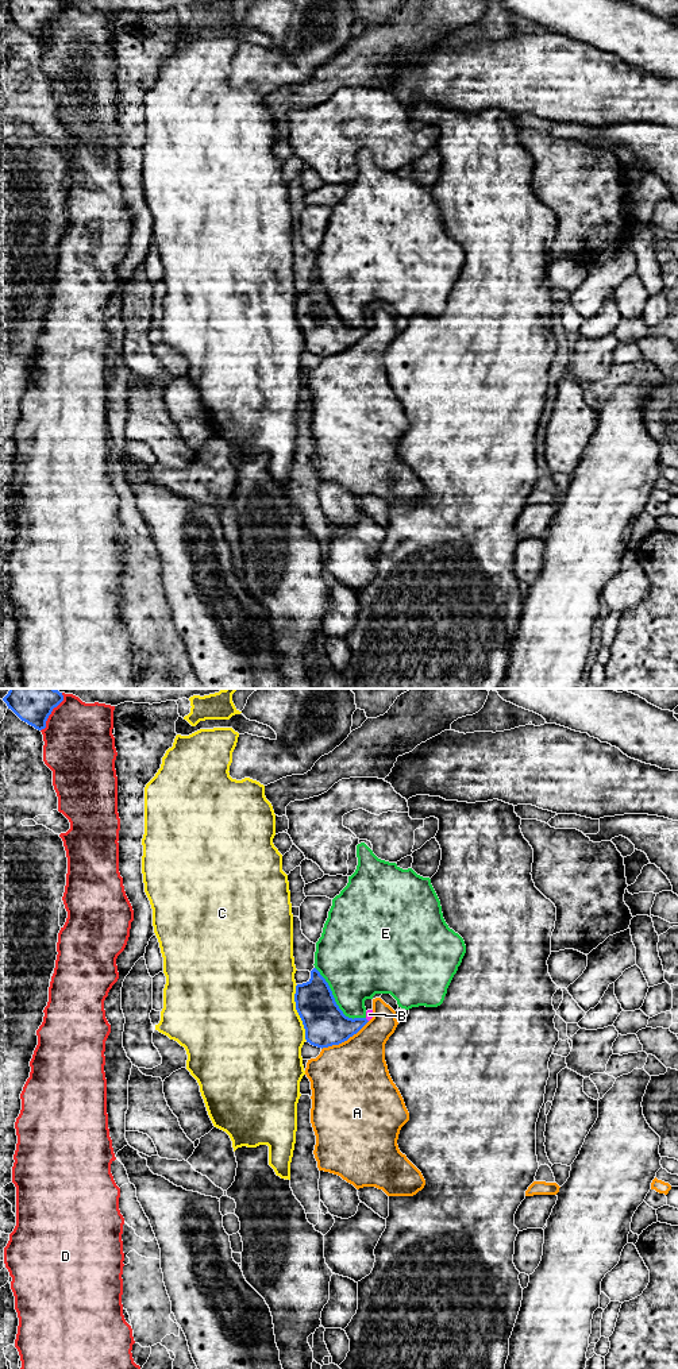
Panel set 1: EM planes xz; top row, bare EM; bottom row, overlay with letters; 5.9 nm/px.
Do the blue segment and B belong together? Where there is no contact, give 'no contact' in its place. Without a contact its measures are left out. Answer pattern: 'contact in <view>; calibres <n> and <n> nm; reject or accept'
contact in xz; calibres 260 and 50 nm; reject

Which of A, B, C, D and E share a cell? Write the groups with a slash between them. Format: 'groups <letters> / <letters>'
groups A / B / C / D / E

